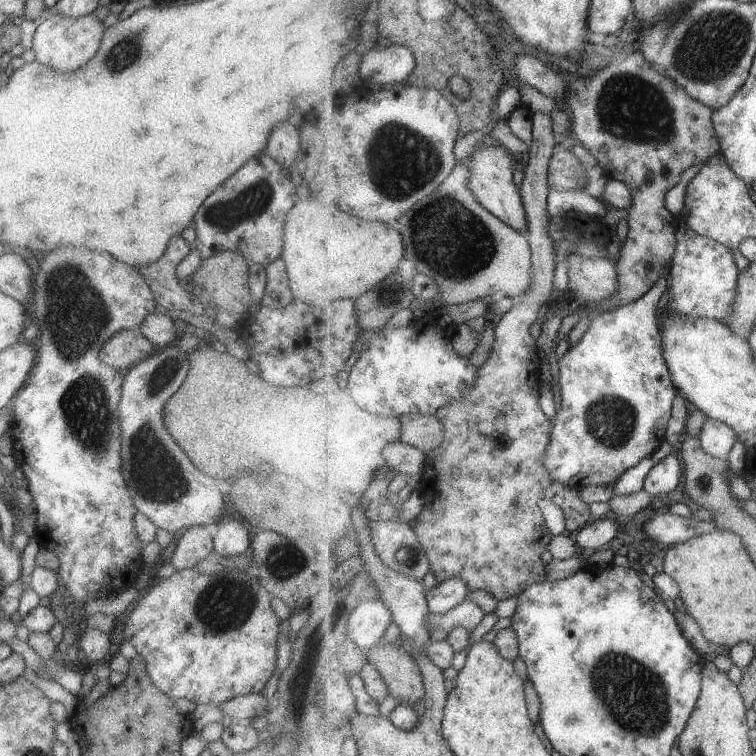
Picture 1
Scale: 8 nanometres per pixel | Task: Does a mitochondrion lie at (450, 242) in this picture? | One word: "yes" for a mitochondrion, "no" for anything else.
yes

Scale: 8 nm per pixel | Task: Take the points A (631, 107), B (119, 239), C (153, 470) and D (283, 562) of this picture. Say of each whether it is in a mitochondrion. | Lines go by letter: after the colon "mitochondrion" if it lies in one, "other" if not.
A: mitochondrion
B: other
C: mitochondrion
D: mitochondrion

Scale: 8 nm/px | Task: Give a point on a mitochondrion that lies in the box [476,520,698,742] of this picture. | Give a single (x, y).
(635, 698)

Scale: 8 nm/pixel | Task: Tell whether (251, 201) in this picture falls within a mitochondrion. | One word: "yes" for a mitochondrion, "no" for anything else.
yes

